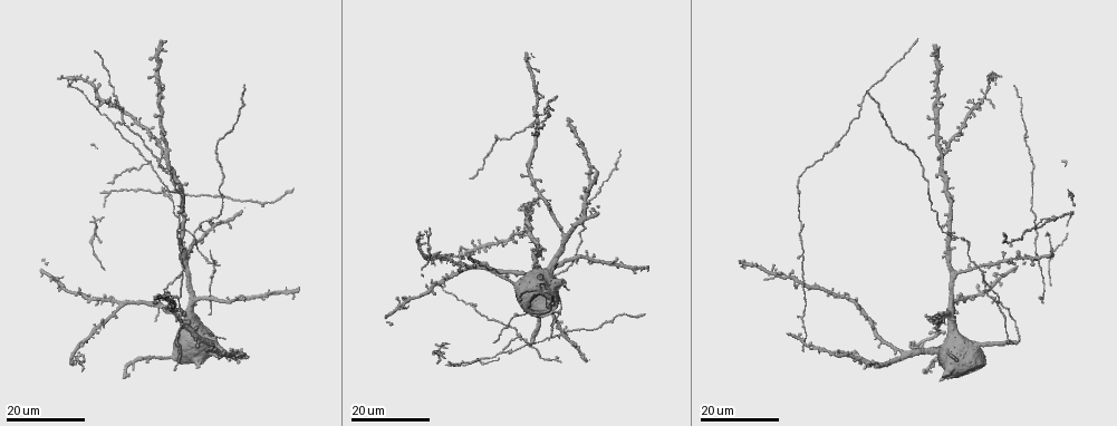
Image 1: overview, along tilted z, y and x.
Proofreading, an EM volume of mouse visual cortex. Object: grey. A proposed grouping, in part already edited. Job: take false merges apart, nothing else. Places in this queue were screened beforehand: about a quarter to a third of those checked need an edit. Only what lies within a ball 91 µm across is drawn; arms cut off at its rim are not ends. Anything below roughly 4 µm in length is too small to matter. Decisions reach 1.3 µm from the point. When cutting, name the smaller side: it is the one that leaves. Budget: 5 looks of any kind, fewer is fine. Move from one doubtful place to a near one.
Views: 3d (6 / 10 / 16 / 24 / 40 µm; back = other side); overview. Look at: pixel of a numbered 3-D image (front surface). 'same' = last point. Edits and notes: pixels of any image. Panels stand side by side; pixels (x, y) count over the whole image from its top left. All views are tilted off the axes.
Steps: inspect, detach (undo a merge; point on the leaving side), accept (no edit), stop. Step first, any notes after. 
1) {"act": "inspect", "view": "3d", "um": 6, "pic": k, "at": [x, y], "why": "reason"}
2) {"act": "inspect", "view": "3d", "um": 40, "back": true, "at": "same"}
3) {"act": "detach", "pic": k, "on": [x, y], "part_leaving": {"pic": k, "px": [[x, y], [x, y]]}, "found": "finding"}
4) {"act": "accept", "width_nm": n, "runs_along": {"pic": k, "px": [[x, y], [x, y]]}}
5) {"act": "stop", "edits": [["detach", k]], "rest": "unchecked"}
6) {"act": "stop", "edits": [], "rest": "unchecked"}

{"act": "inspect", "view": "3d", "um": 16, "pic": 1, "at": [1038, 223]}

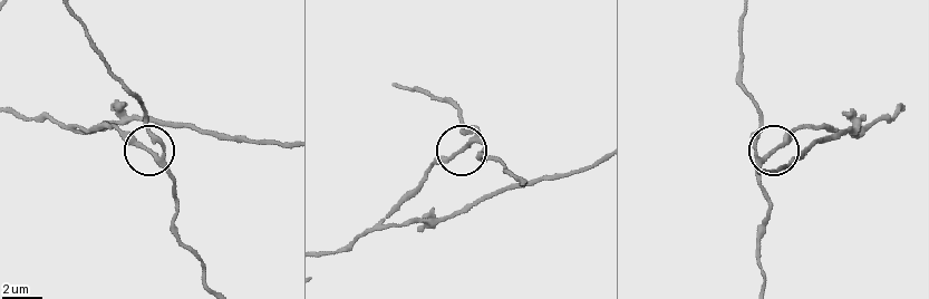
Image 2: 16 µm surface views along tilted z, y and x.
{"act": "inspect", "view": "3d", "um": 6, "pic": 2, "at": [768, 156]}

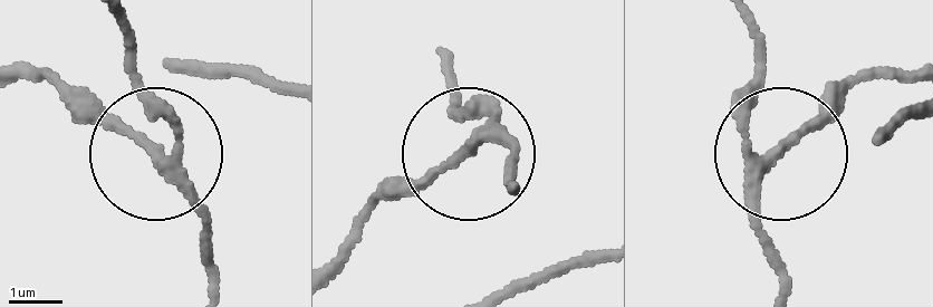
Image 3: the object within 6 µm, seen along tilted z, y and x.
{"act": "accept", "side_arm_um": 26, "arms": 3, "found": "one neuron here"}

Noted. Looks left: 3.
{"act": "inspect", "view": "3d", "um": 16, "pic": 1, "at": [503, 352], "why": "three-way junction"}

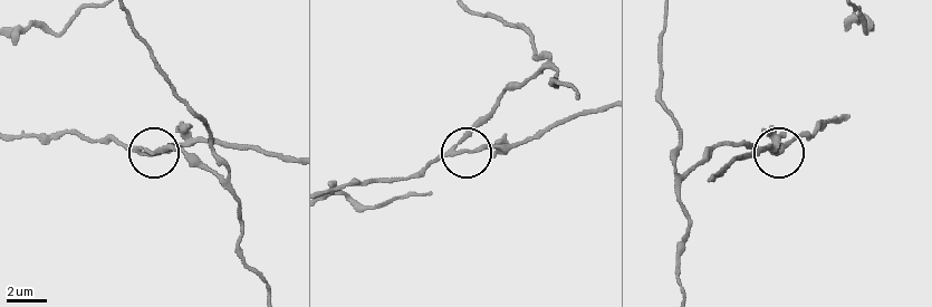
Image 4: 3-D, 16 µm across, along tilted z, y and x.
{"act": "inspect", "view": "3d", "um": 6, "pic": 4, "at": [464, 150]}

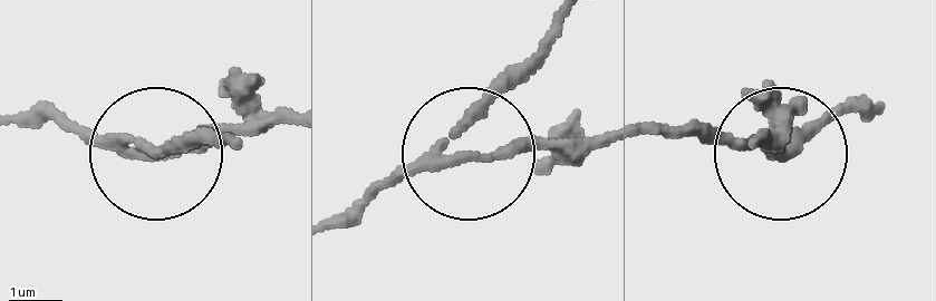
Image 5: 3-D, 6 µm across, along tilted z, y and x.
{"act": "detach", "pic": 5, "on": [38, 114], "part_leaving": {"pic": 5, "px": [[99, 135], [28, 112]]}, "found": "a second neuron is stuck on"}

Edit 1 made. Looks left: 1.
{"act": "stop", "edits": [["detach", 5]], "rest": "unchecked"}

